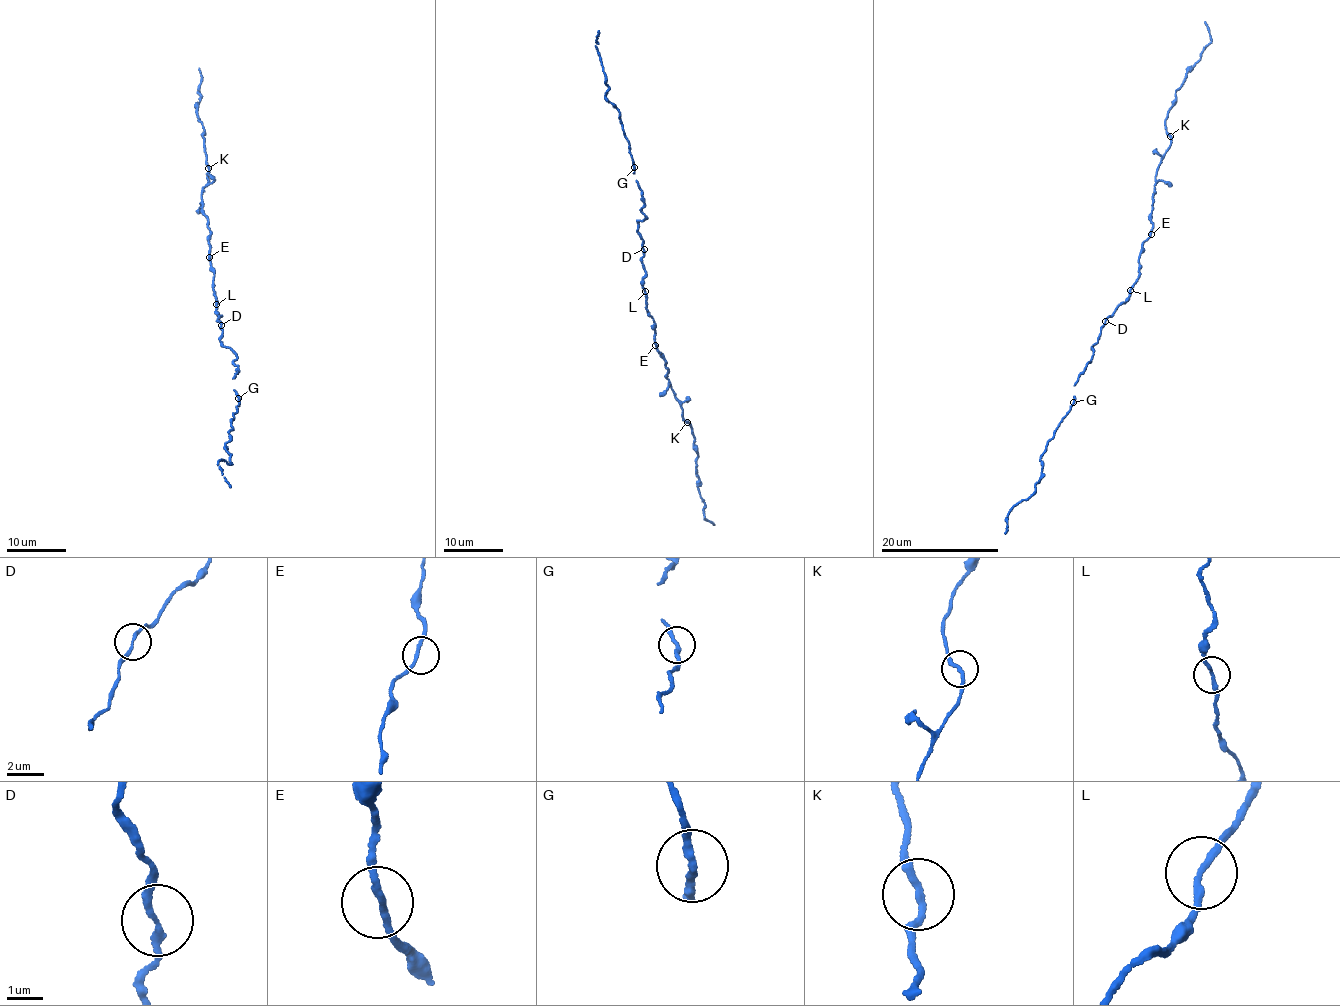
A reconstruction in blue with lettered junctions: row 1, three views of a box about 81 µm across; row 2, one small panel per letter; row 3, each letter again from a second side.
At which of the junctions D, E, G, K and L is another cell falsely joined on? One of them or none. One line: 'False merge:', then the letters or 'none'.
False merge: none

